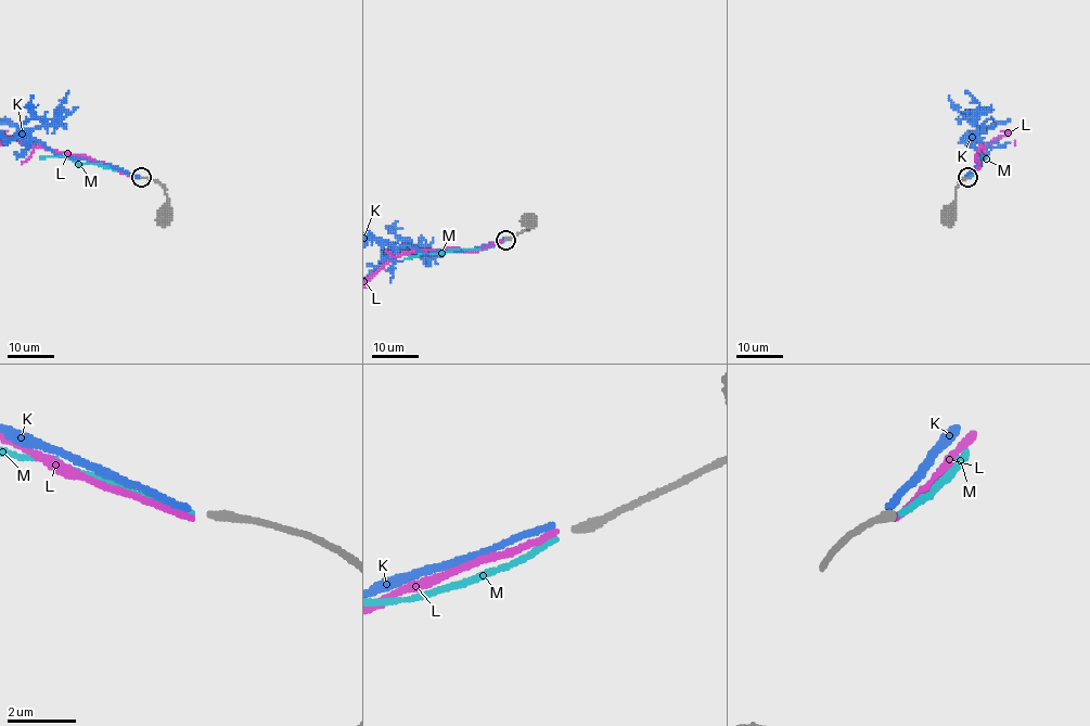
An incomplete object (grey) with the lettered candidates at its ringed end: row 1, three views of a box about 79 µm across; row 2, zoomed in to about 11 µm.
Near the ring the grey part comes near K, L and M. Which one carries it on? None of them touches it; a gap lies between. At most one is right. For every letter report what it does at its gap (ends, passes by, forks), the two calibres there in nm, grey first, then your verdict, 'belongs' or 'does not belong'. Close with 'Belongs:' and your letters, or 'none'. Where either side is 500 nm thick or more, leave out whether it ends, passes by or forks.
K: it ends; calibres 280 and 180 nm; does not belong
L: it ends; calibres 280 and 180 nm; does not belong
M: it ends; calibres 280 and 160 nm; belongs
Belongs: M

